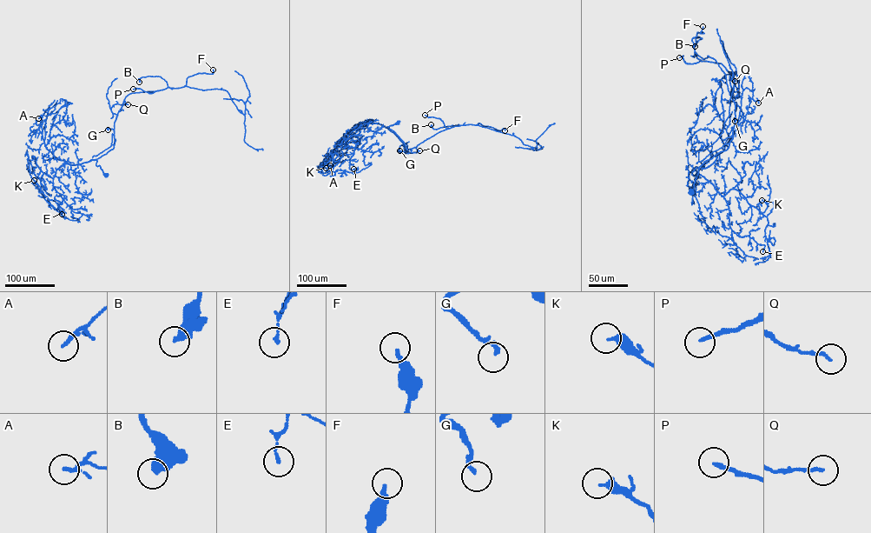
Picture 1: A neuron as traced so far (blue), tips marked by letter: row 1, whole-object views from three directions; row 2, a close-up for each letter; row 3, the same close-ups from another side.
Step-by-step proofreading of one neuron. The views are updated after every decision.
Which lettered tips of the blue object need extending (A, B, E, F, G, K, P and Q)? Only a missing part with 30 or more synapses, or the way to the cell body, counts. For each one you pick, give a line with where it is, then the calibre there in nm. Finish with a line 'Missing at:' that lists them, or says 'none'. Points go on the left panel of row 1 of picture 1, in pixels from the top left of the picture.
Missing at: none

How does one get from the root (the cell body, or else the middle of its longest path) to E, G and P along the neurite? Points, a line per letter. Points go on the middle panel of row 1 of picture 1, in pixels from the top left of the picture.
E: (398, 123), (388, 127), (367, 123), (352, 131), (345, 145), (354, 149), (349, 159), (349, 169), (353, 169)
G: (398, 123), (387, 127), (405, 144), (405, 150), (399, 150)
P: (398, 123), (387, 127), (399, 137), (407, 150), (446, 129), (439, 118), (425, 115)

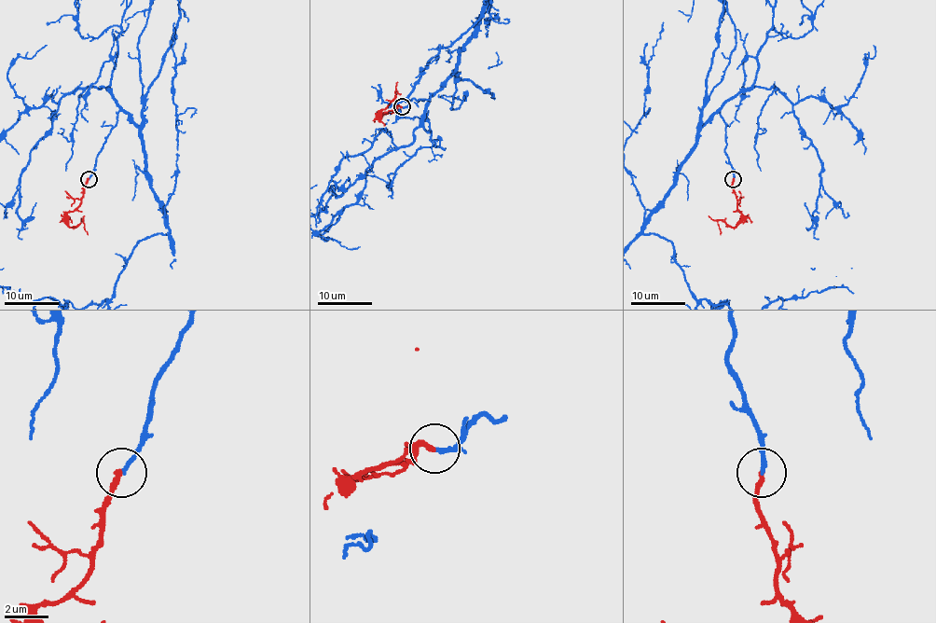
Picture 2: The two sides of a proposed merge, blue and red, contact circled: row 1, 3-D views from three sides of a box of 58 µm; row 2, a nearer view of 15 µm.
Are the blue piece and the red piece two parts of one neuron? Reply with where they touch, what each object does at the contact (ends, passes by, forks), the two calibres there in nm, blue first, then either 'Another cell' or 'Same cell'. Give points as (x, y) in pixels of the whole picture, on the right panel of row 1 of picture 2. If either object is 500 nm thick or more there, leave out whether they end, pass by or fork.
Place: (733, 179). At the ring blue ends. At the ring red ends. Thickness 180 nm (blue) against 240 nm. Same cell

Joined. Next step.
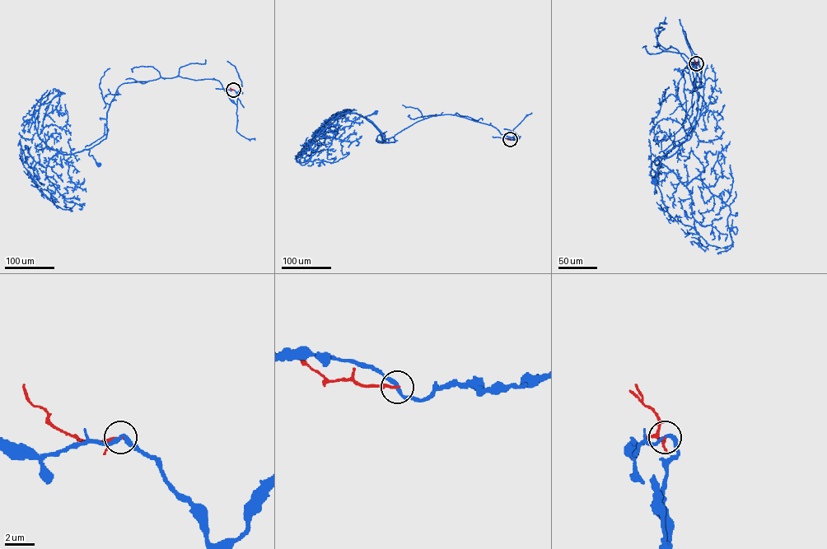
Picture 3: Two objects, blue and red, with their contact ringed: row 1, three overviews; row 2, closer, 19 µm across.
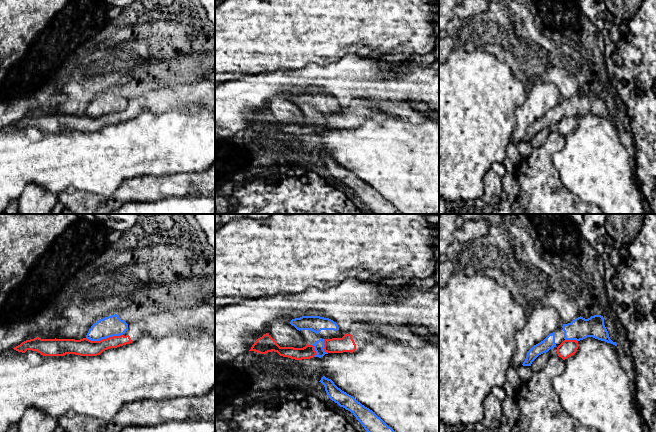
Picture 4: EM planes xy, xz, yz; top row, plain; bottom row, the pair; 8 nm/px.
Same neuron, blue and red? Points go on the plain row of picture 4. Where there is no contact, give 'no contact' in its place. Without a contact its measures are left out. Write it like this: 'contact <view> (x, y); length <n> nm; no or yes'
contact xy (104, 114); length 300 nm; no

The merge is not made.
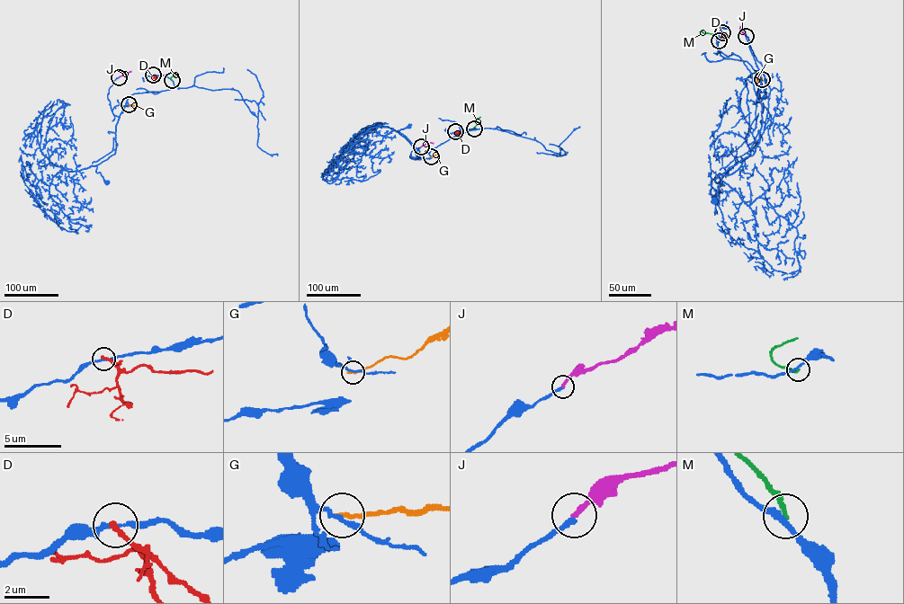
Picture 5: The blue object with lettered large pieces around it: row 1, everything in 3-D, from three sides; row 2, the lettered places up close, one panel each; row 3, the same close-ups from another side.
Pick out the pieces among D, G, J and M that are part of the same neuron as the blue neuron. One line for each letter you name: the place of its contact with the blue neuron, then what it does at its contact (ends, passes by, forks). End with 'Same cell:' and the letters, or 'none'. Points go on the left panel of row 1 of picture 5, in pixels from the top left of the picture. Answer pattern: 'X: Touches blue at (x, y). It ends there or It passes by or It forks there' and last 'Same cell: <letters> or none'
J: Touches blue at (119, 77). It ends there
Same cell: J

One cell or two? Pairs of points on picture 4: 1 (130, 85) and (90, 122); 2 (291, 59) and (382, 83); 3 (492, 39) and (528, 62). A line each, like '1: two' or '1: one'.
1: one
2: two
3: one

